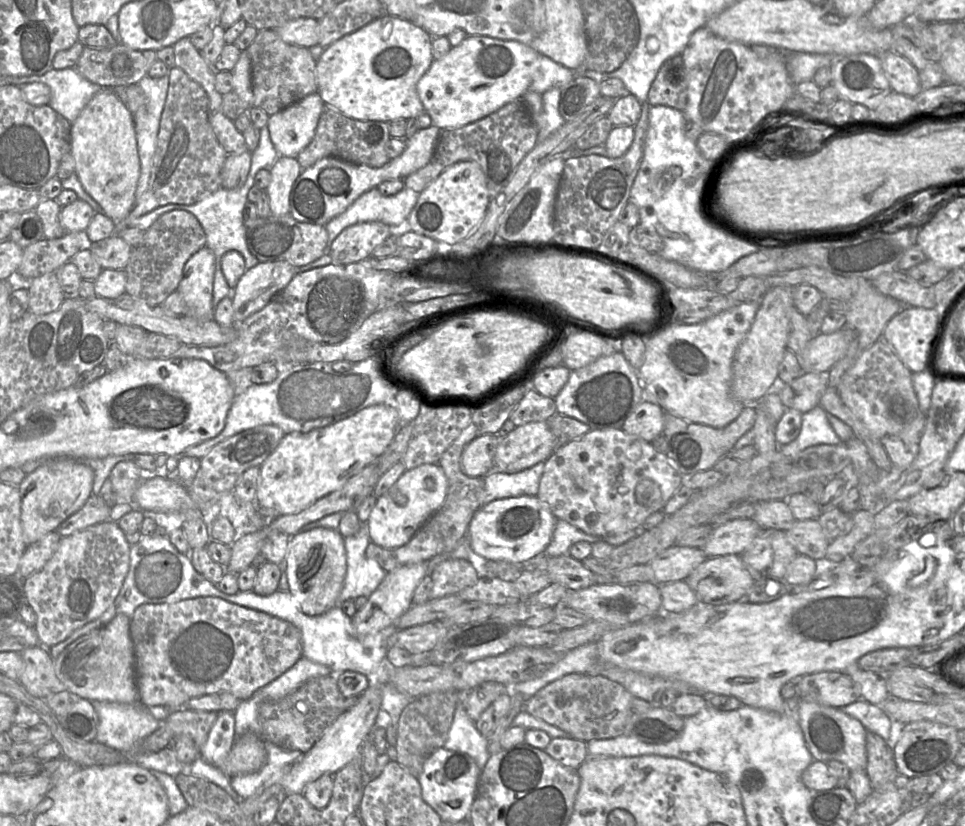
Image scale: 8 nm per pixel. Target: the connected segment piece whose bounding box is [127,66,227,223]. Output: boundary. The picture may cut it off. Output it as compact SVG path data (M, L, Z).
M173 66L168 75L169 87L148 187L127 216L128 223L167 204L192 205L223 188L221 171L227 153L219 144L209 122L208 95L181 68Z

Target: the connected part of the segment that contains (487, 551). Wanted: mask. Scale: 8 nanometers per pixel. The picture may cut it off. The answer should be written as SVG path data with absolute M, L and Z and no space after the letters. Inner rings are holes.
M518 496L493 500L473 515L467 531L472 550L488 560L522 564L543 553L550 543L556 518L536 496Z

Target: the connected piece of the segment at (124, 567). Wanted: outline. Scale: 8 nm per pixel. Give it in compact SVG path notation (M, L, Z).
M108 520L62 537L51 559L37 572L24 579L26 603L36 615L35 630L41 646L50 648L76 629L100 617L118 596L130 566L130 547L126 534L114 521Z

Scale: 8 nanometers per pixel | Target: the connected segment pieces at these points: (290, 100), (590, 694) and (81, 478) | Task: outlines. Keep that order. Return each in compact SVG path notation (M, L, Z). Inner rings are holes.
M275 29L260 30L246 49L251 59L253 106L273 115L317 92L316 63L309 48L284 42Z
M571 673L549 683L527 699L523 710L572 738L588 742L624 734L632 716L632 697L622 685L606 677Z
M78 457L48 458L46 463L26 475L19 485L21 497L21 524L25 544L28 546L47 533L56 531L63 521L77 512L92 494L93 480L93 470L85 465L82 460L79 460Z

